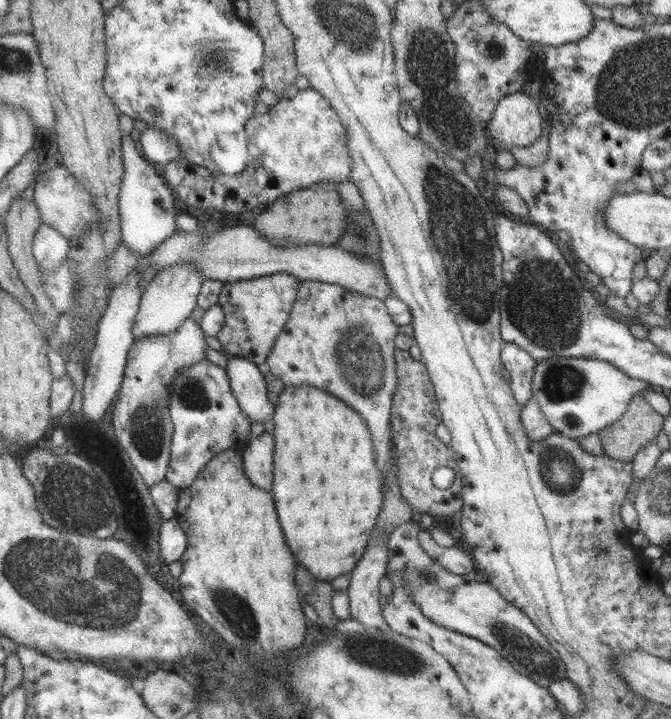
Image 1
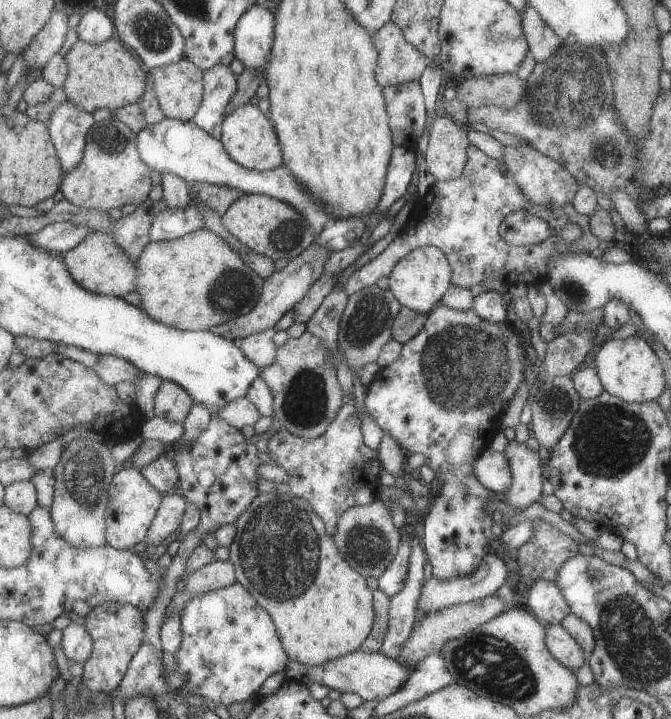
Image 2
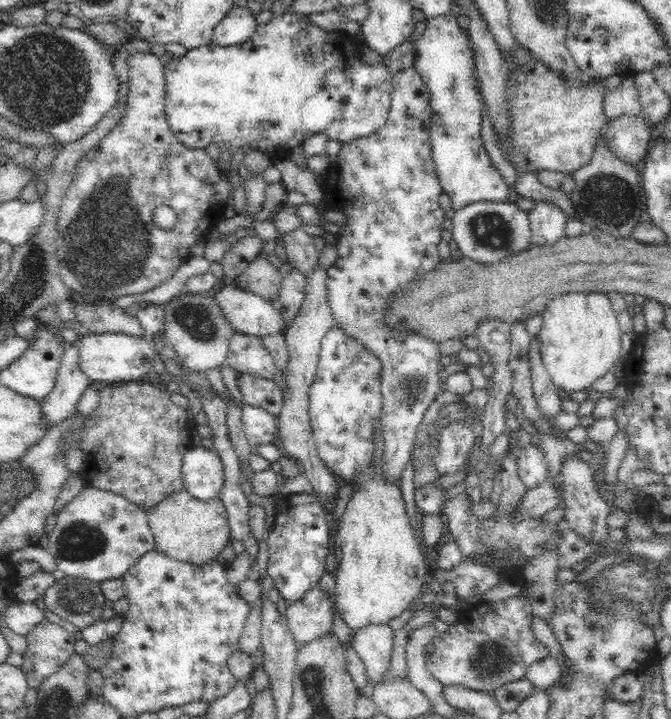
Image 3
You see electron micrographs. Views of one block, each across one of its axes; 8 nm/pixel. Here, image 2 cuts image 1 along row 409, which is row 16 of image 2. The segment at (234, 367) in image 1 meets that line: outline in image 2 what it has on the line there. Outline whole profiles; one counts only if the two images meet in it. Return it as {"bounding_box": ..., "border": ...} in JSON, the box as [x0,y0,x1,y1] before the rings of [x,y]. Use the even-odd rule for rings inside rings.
{"bounding_box":[234,5,275,72],"border":[[[266,5],[250,6],[234,29],[234,56],[246,70],[266,72],[275,37],[274,12]]]}

